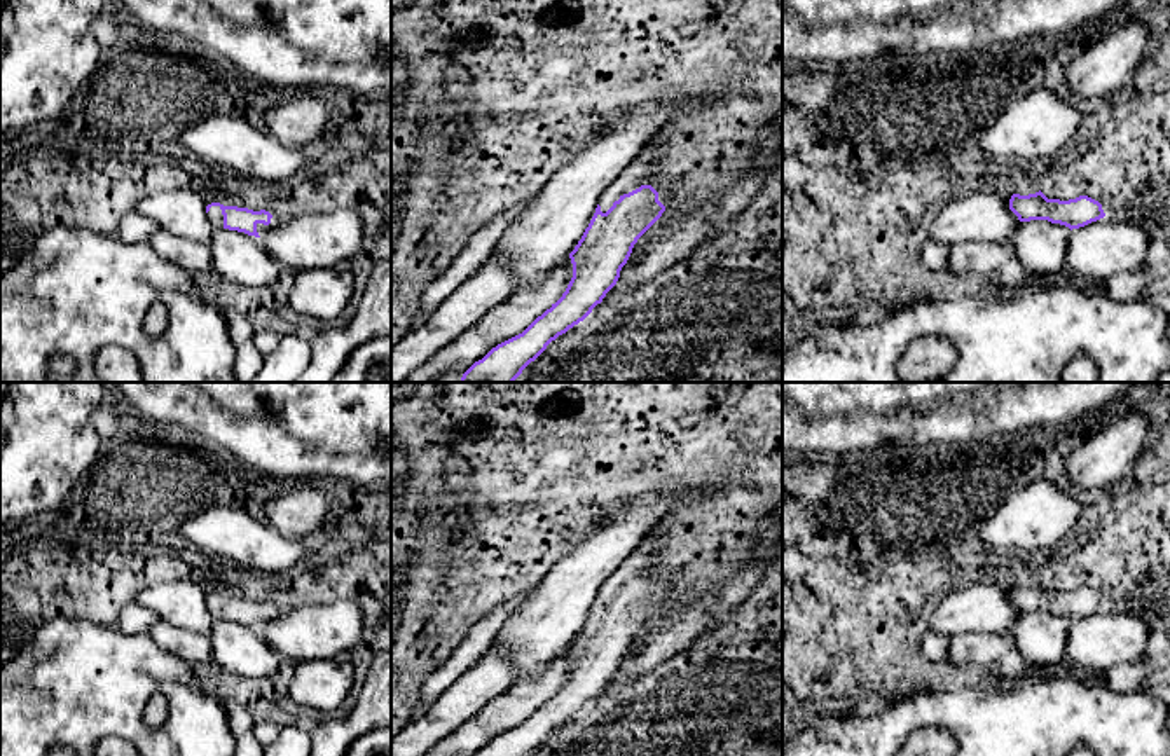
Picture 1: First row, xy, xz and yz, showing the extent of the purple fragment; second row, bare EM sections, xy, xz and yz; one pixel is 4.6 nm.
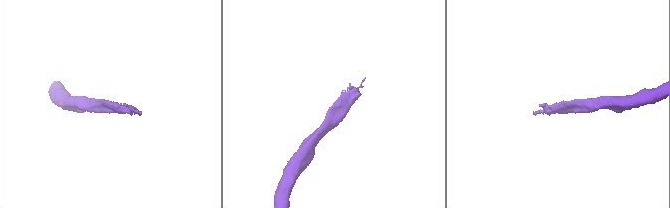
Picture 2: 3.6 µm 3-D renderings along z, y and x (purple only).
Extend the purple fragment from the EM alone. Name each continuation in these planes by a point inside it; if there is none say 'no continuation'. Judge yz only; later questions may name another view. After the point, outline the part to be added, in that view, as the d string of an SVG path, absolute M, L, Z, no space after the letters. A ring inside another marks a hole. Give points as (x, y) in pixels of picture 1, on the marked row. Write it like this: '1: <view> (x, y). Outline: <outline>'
no continuation

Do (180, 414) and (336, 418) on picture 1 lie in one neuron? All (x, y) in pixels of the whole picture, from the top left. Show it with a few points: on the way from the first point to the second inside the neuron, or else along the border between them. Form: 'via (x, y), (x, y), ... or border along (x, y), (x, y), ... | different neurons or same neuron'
via (219, 414), (233, 425), (268, 428), (297, 418) | same neuron

